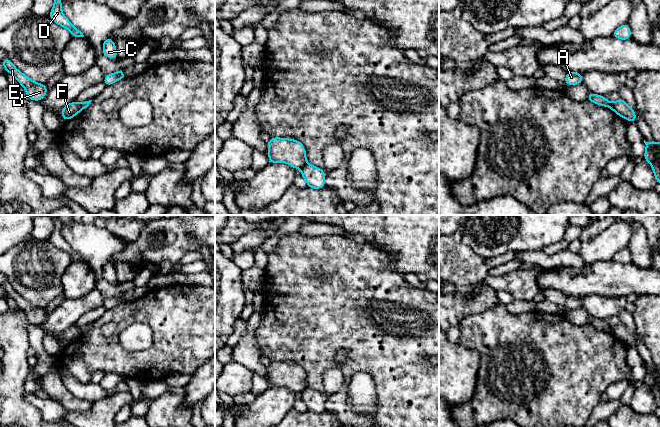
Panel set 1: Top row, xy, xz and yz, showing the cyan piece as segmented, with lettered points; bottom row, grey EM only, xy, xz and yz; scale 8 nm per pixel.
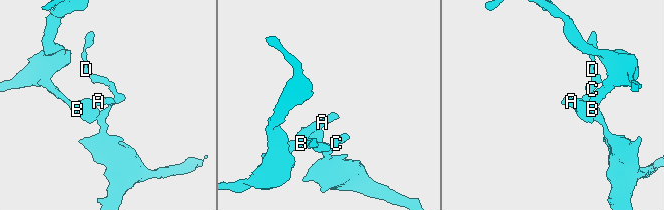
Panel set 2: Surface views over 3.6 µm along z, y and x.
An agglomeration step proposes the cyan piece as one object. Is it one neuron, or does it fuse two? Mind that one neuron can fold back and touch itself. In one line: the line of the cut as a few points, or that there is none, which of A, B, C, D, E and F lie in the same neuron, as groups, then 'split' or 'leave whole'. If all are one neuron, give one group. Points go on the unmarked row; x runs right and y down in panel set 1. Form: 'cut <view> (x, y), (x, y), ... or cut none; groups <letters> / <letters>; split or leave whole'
cut xy (80, 327), (81, 333); groups A B E F / C D; split

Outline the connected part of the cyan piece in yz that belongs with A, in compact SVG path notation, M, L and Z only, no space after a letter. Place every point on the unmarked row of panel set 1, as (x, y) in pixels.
M573 295L567 296L564 307L565 307L565 309L582 308L583 307L582 298L576 297L576 296L573 296Z

